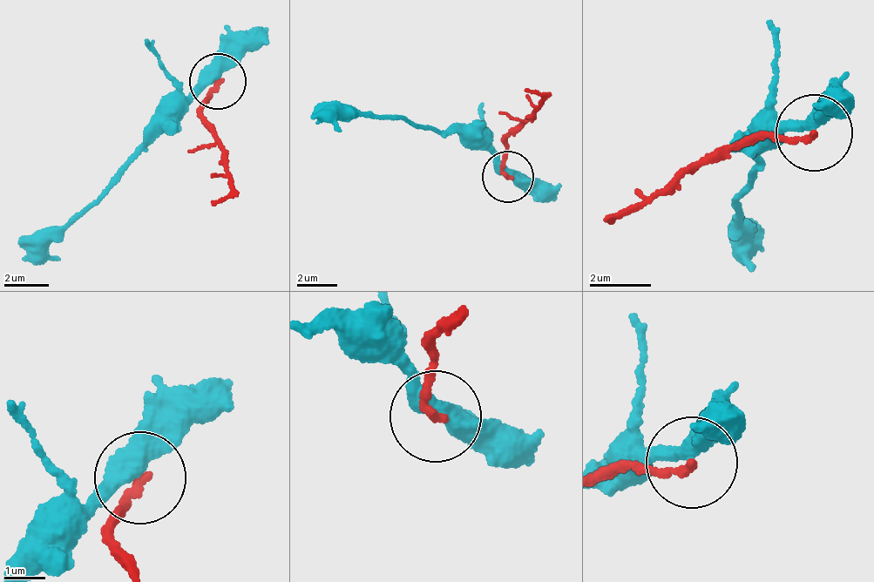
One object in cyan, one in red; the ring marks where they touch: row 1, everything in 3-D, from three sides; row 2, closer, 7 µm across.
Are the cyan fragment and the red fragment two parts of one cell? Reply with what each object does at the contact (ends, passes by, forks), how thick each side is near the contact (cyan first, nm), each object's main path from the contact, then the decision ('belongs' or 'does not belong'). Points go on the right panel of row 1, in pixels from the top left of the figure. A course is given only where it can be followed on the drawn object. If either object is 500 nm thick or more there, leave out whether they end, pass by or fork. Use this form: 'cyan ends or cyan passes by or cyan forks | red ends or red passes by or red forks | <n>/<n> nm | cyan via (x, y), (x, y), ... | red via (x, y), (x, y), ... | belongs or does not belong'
cyan passes by | red ends | 440/220 nm | cyan via (816, 130), (775, 143), (738, 199), (756, 257) | red via (816, 130), (752, 134), (712, 148), (613, 219) | does not belong

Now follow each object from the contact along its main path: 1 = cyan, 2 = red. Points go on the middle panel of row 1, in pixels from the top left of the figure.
1: (507, 177), (485, 149), (403, 118), (310, 119)
2: (507, 177), (503, 138), (520, 125), (543, 98), (525, 90)

